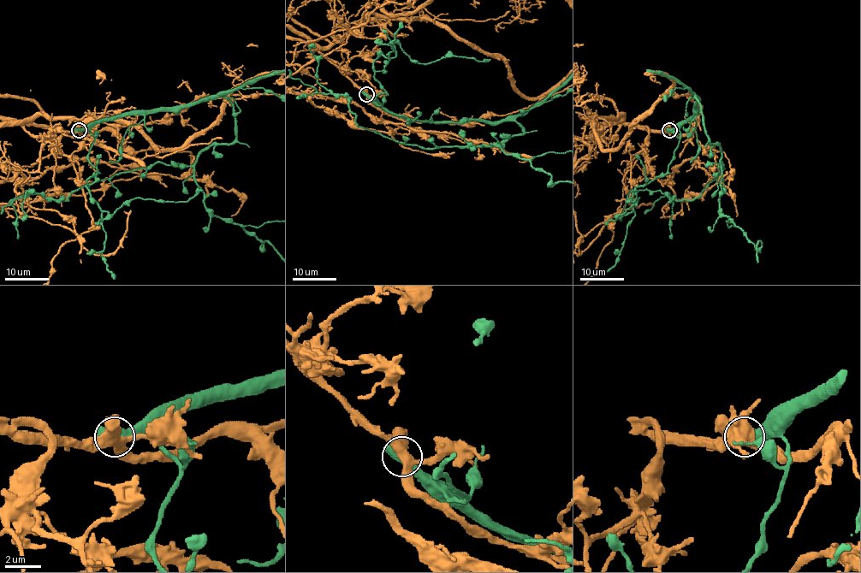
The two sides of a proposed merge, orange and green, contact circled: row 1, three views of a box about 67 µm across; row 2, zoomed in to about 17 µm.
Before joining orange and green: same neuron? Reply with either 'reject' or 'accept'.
reject

